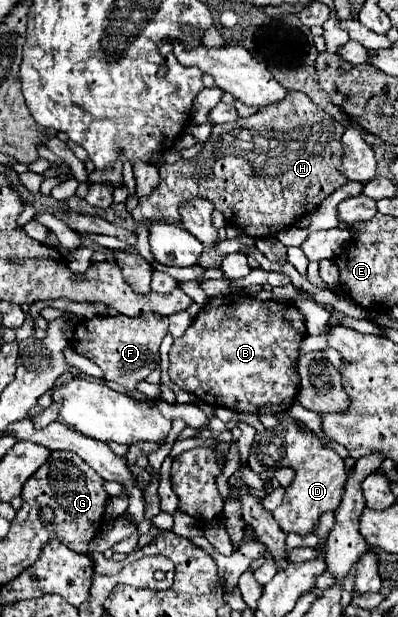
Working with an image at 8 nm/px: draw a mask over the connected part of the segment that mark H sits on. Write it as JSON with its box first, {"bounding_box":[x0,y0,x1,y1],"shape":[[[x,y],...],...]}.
{"bounding_box":[133,92,347,238],"shape":[[[289,92],[281,102],[269,104],[249,118],[239,118],[227,124],[215,124],[205,148],[191,160],[177,160],[173,164],[163,164],[159,168],[161,182],[149,198],[141,198],[139,206],[133,210],[137,222],[167,222],[181,224],[179,208],[193,198],[205,198],[213,202],[215,210],[225,216],[227,226],[235,226],[239,232],[251,238],[277,236],[279,232],[291,228],[299,218],[309,216],[333,190],[347,184],[341,176],[343,144],[341,136],[345,126],[321,110],[301,92]]]}

